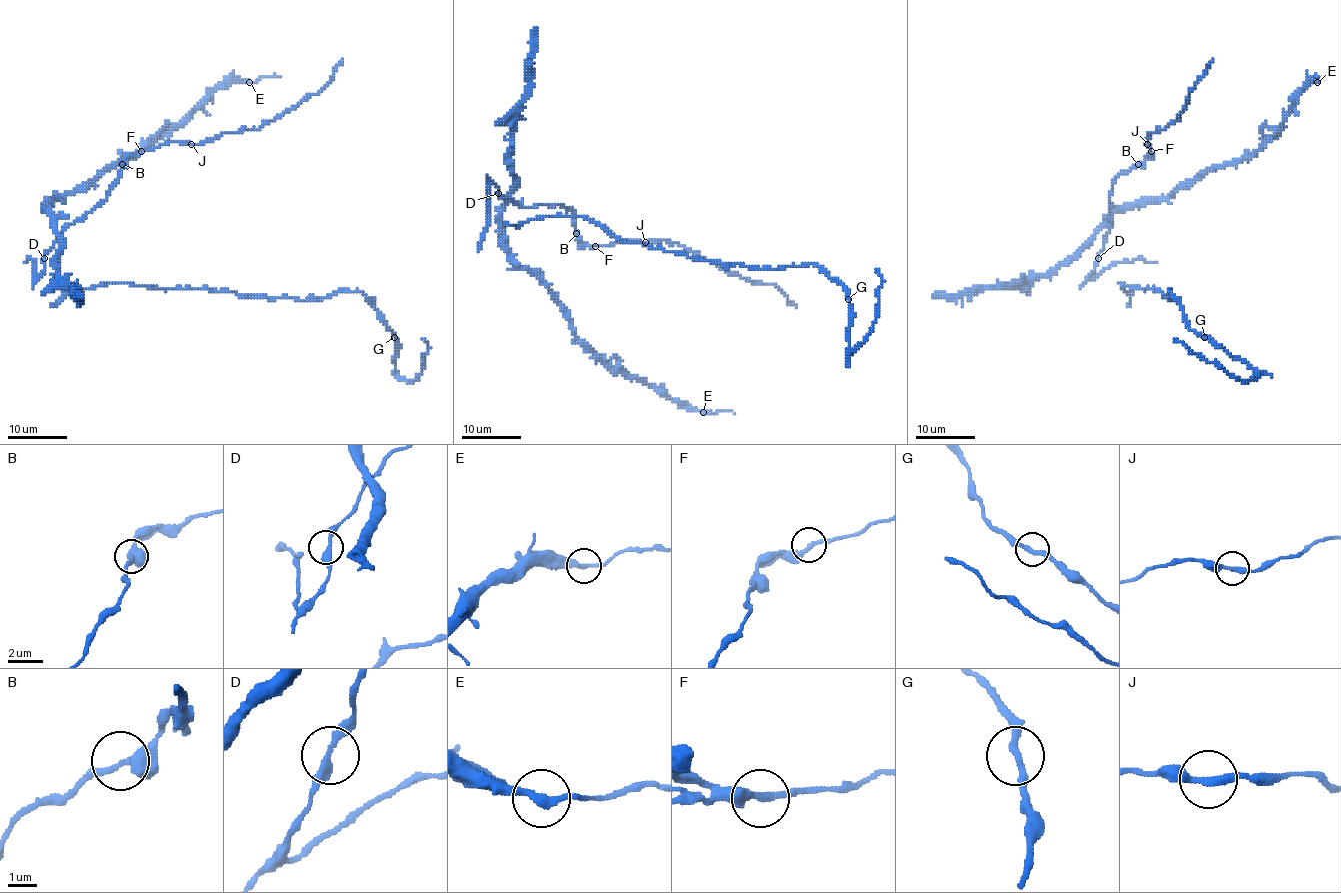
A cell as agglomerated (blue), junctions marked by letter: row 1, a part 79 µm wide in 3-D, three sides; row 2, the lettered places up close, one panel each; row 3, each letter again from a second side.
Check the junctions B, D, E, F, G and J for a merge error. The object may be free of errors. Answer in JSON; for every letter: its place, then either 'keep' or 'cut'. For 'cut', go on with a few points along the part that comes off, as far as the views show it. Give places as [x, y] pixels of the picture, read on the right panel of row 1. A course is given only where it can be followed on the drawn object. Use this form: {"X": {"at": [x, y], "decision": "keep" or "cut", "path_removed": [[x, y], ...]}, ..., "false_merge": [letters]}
{"B": {"at": [1138, 164], "decision": "keep"}, "D": {"at": [1098, 258], "decision": "keep"}, "E": {"at": [1317, 82], "decision": "cut"}, "F": {"at": [1151, 151], "decision": "keep"}, "G": {"at": [1204, 337], "decision": "keep"}, "J": {"at": [1147, 144], "decision": "keep"}, "false_merge": ["E"]}

